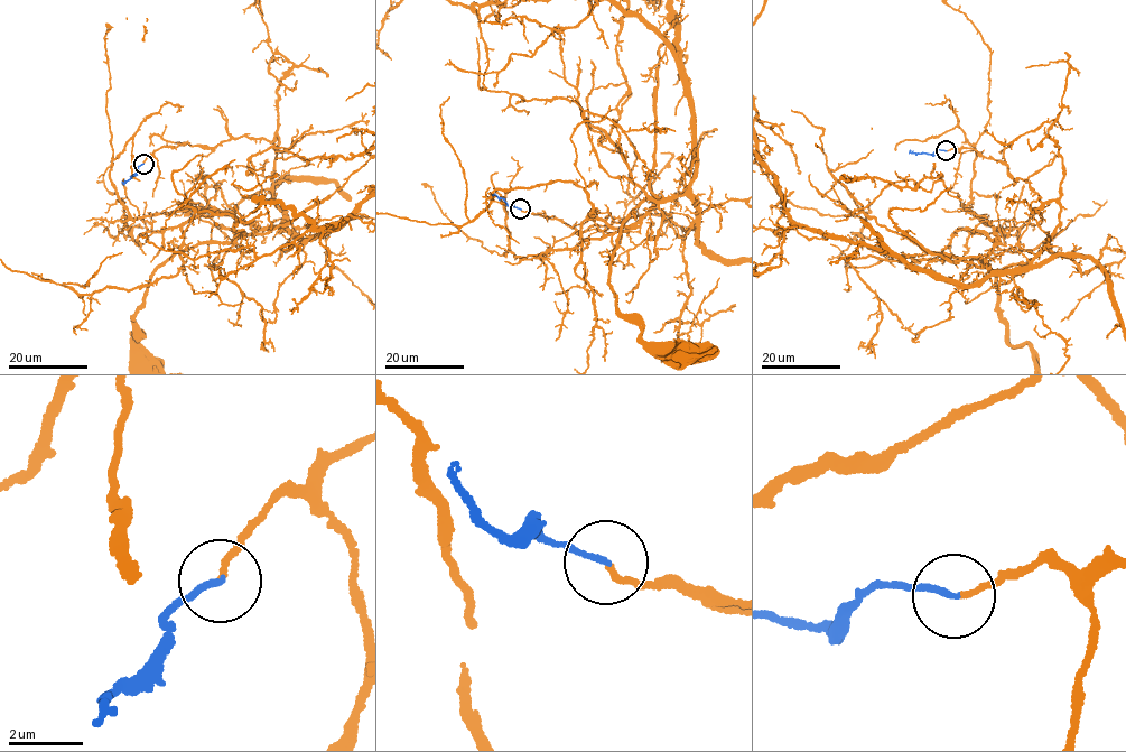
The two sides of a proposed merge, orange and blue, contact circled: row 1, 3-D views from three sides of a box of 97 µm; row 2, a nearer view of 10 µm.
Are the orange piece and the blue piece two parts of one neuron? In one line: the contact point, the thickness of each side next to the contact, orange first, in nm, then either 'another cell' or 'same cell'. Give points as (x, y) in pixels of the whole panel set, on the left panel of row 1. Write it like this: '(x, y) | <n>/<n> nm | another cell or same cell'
(143, 164) | 140/140 nm | same cell

